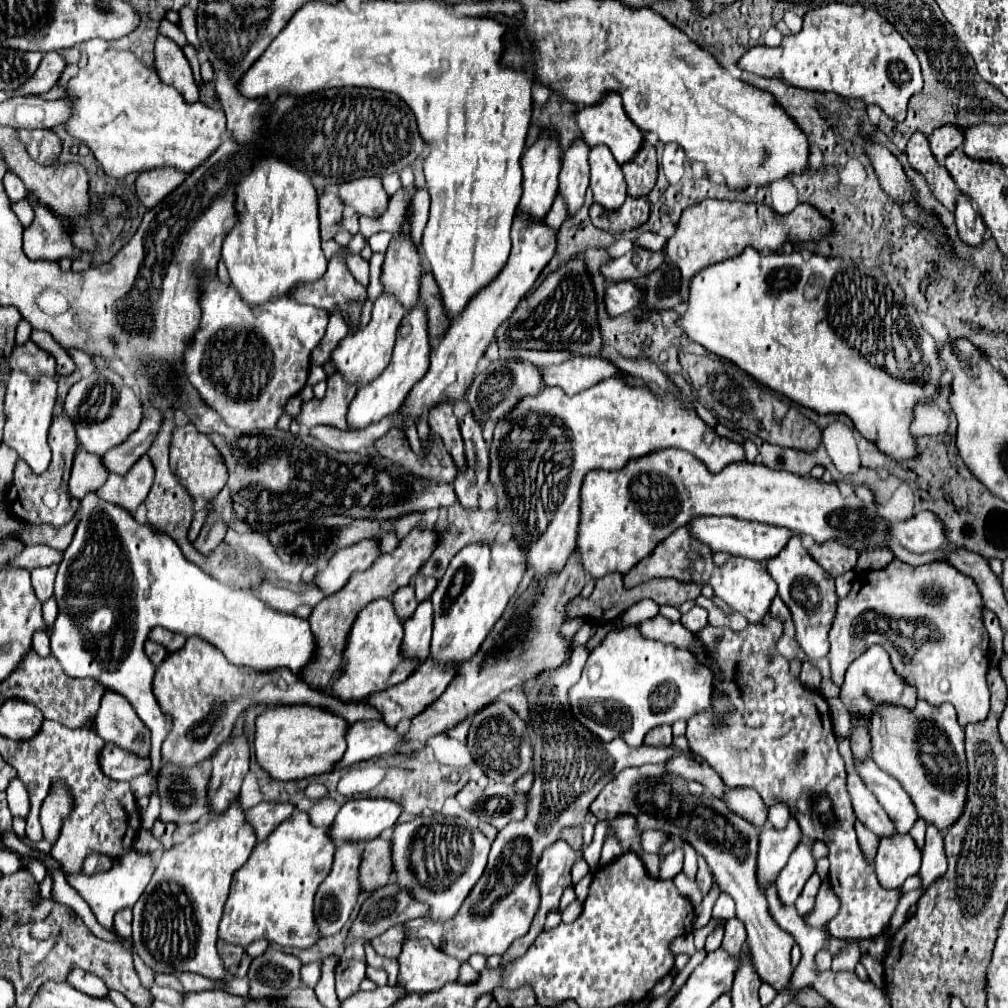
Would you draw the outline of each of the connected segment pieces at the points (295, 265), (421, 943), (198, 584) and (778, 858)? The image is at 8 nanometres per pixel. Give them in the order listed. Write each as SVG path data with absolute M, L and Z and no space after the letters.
M264 156L252 166L252 172L248 172L242 178L242 182L238 182L234 196L236 196L234 208L236 208L238 224L234 224L234 228L224 238L222 258L230 272L232 284L236 286L236 290L240 292L246 304L250 306L264 304L274 296L290 294L290 288L296 286L298 282L316 282L324 276L326 258L320 248L318 200L312 180L304 172L298 172L294 166L290 166L284 160L278 160L274 156Z
M406 940L398 956L398 984L406 994L428 994L444 982L456 982L460 962L436 950L428 940Z
M94 492L80 504L82 518L72 544L64 552L64 560L56 576L54 596L58 600L60 614L50 634L52 654L70 678L94 678L108 690L128 698L140 720L152 732L152 750L160 750L162 740L168 736L168 718L162 714L152 694L156 666L144 654L144 642L154 626L184 636L200 636L202 640L216 644L234 666L246 666L258 672L288 668L292 674L300 676L304 666L308 666L308 662L316 656L316 638L308 620L298 618L296 614L278 612L252 592L242 592L210 578L202 568L182 556L180 548L172 542L172 538L168 538L168 534L160 534L148 524L138 524L126 510L100 500Z
M790 818L786 830L762 828L758 850L758 882L762 890L780 874L792 850L800 844L800 838L802 832L794 818Z

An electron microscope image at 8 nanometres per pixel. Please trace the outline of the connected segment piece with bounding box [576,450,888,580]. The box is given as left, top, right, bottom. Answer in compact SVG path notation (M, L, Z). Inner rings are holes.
M658 450L654 454L628 462L626 468L616 472L592 470L586 474L582 484L582 514L576 548L590 578L598 580L608 572L626 574L628 570L632 570L632 566L652 554L652 548L656 548L660 540L666 540L676 528L688 524L692 518L698 516L734 516L740 520L784 526L800 536L808 534L816 542L836 538L854 546L856 550L882 548L888 536L888 522L876 514L876 504L866 504L856 494L844 498L834 482L826 484L812 478L804 480L796 474L784 470L770 470L764 464L750 462L736 462L732 466L726 466L718 474L710 474L698 458L684 450Z

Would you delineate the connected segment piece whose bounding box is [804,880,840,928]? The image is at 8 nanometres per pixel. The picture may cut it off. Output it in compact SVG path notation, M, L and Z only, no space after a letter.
M824 880L820 886L820 892L816 896L816 906L814 910L804 918L804 922L812 928L824 928L824 924L836 916L836 910L840 908L840 900L836 898L834 890L830 888L830 884Z

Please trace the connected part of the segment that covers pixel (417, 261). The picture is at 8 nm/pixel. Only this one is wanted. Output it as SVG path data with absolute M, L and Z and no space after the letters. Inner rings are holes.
M410 214L402 228L394 234L386 260L382 266L382 284L386 292L392 292L406 310L414 308L418 302L420 274L424 274L424 264L418 248L412 242Z

